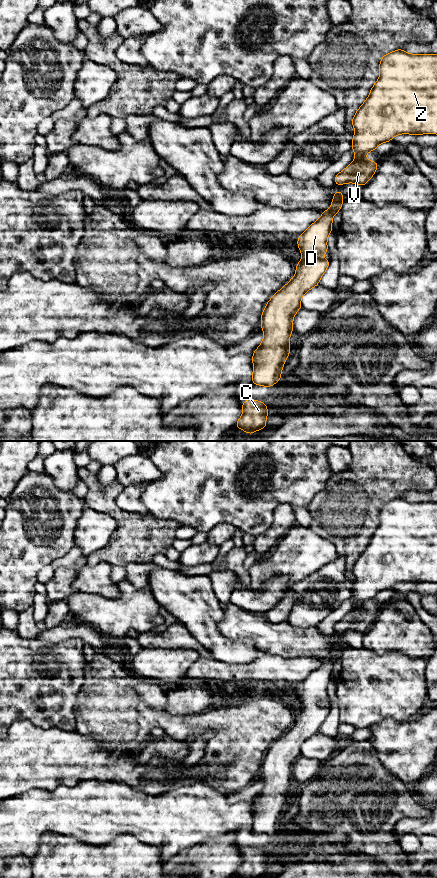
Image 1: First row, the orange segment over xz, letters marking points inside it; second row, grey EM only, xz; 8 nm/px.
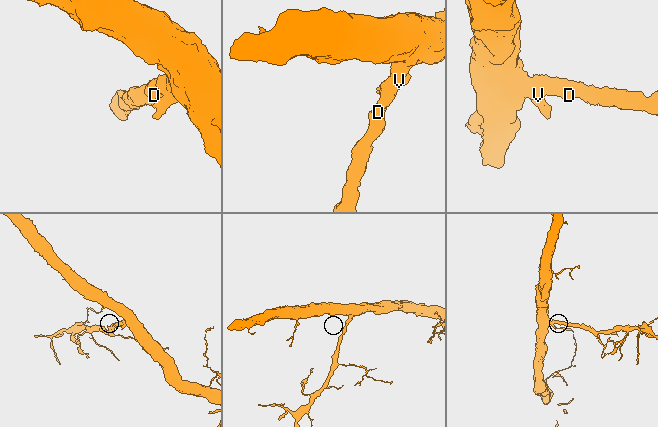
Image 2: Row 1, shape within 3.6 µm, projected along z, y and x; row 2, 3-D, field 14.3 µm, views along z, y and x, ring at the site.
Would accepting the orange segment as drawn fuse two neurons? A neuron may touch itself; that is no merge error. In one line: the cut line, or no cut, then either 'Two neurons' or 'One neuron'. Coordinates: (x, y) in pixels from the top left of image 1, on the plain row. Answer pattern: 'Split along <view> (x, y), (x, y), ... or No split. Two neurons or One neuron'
Split along xz (364, 603), (352, 612). Two neurons

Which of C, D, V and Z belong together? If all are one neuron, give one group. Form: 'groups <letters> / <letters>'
groups C D Z / V

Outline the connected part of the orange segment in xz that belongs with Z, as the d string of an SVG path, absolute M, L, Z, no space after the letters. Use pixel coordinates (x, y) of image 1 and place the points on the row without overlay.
M397 497L382 505L379 520L379 527L352 567L355 577L352 588L355 607L352 612L361 608L366 601L374 599L379 592L391 589L398 582L437 582L437 503L409 502Z

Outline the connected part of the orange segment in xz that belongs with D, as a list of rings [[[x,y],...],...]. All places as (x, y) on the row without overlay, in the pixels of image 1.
[[[337,638],[331,656],[298,685],[302,707],[296,712],[294,725],[267,750],[261,764],[264,786],[252,803],[255,833],[271,835],[281,827],[284,811],[291,799],[289,787],[293,779],[293,765],[301,757],[302,744],[319,732],[330,709],[321,702],[328,700],[327,686],[332,667],[340,659],[343,643]]]

